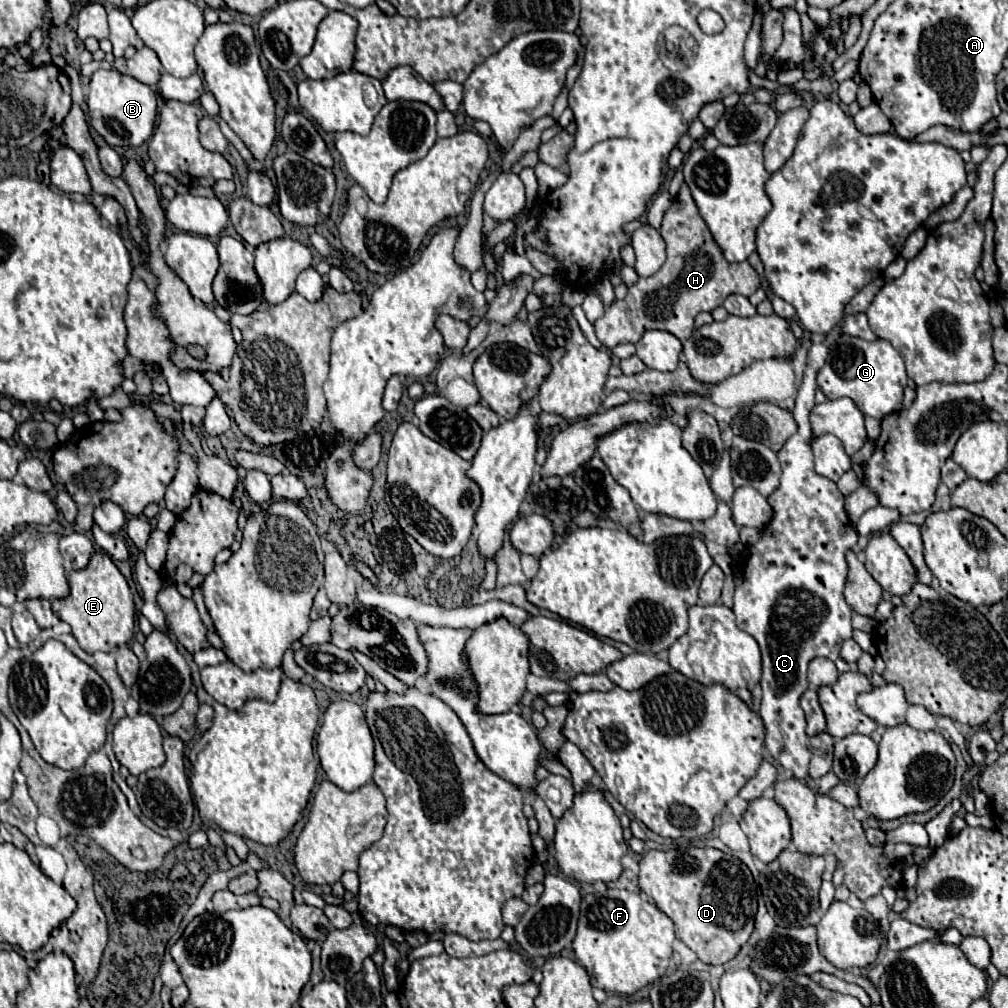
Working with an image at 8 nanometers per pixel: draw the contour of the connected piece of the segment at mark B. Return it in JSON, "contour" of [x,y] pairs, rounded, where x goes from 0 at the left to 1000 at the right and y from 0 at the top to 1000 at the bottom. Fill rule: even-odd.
{"contour":[[[96,69],[90,75],[86,105],[90,115],[90,125],[104,137],[108,145],[130,145],[136,147],[148,139],[154,129],[156,117],[156,97],[154,91],[136,81],[130,75],[124,75],[116,69]]]}

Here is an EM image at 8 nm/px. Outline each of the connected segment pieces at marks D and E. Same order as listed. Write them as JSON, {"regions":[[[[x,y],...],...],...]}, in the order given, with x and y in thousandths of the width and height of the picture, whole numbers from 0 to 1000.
{"regions":[[[[684,839],[680,843],[664,843],[664,845],[644,843],[638,847],[634,855],[634,881],[650,895],[650,899],[656,905],[660,905],[668,913],[670,929],[678,937],[682,937],[699,956],[711,958],[723,954],[725,950],[729,950],[733,940],[743,933],[747,925],[747,915],[751,905],[751,881],[747,869],[733,851],[719,847],[715,843],[689,841],[689,839]]],[[[92,550],[84,565],[70,565],[66,573],[70,589],[66,593],[53,595],[51,597],[53,607],[59,615],[70,621],[70,629],[86,649],[92,649],[96,645],[112,647],[118,639],[124,639],[132,633],[134,623],[132,589],[128,585],[126,575],[106,550]]]]}

